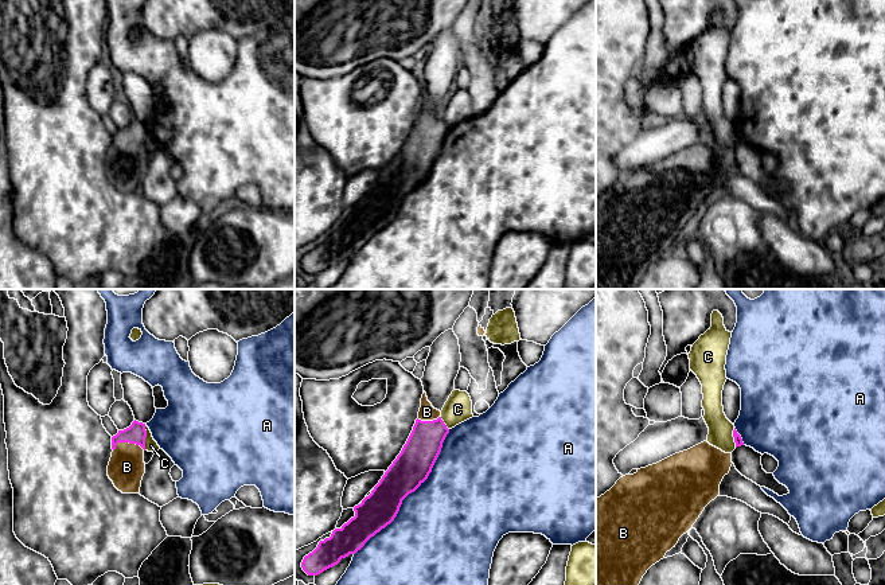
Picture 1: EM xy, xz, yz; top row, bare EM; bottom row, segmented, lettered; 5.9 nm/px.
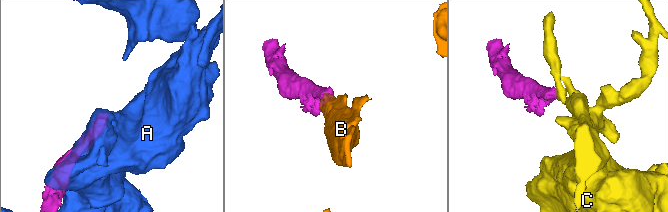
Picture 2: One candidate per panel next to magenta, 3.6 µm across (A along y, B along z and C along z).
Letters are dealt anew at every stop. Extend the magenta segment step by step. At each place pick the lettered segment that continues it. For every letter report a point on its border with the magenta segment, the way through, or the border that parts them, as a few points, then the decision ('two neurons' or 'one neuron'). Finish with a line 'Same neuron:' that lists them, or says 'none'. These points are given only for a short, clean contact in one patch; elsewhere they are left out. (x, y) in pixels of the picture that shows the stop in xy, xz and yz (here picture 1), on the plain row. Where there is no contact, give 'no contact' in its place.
A: contact xz (409, 191); two neurons
B: contact xy (127, 140); way xy (136, 132), (127, 140), (127, 166); one neuron
C: contact xy (145, 135); border xy (144, 124), (145, 148); two neurons
Same neuron: B

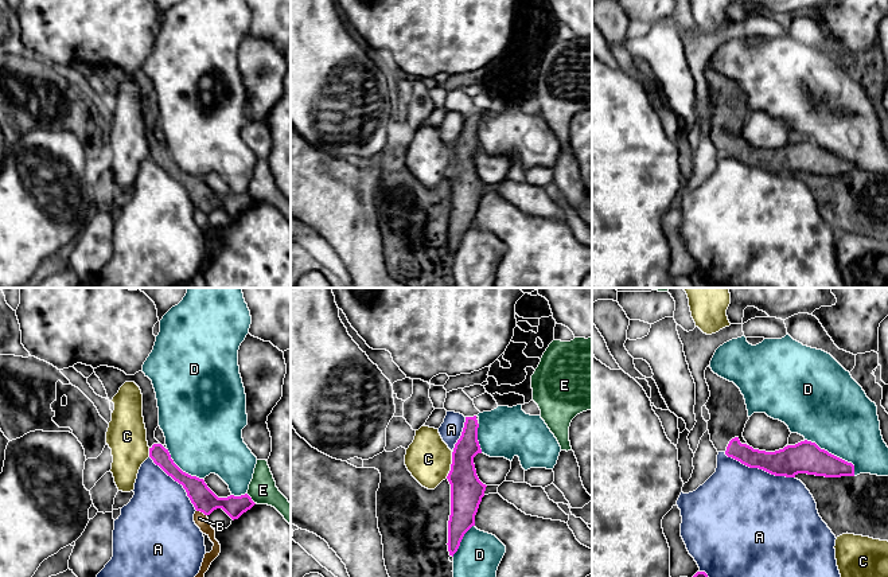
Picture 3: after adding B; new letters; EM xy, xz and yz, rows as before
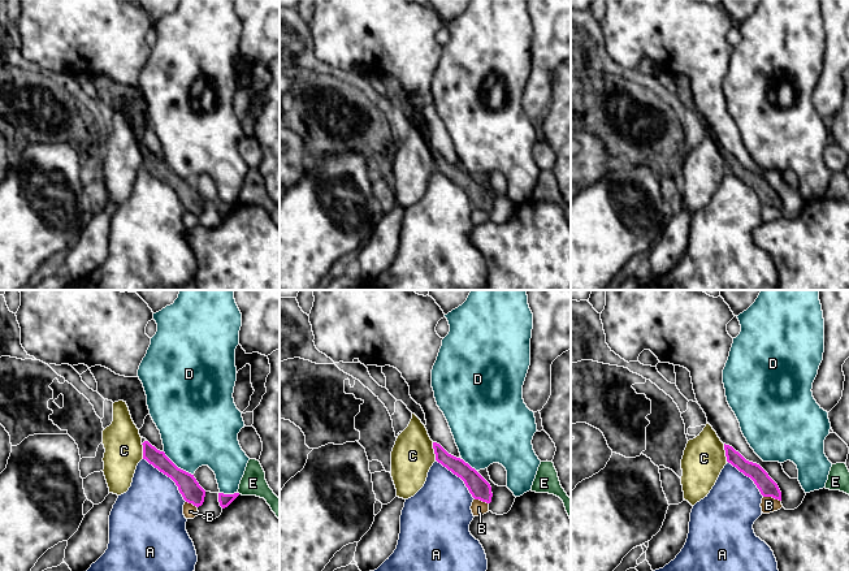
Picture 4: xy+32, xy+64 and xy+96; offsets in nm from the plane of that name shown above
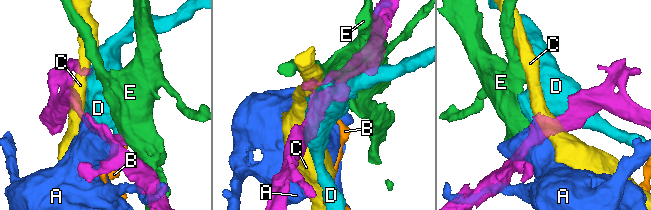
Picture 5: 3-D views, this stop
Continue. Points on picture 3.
A: contact yz (759, 167); two neurons
B: contact xy (202, 210); border xy (197, 209), (206, 214); two neurons
C: contact xz (451, 164); border xz (452, 151), (451, 168), (446, 176); two neurons
D: contact yz (833, 154); two neurons
E: contact xy (250, 198); two neurons
Same neuron: none

